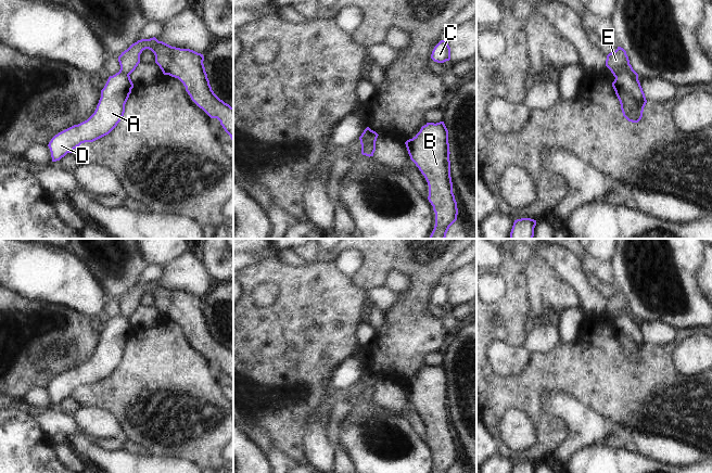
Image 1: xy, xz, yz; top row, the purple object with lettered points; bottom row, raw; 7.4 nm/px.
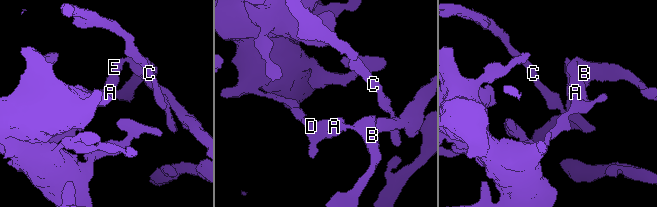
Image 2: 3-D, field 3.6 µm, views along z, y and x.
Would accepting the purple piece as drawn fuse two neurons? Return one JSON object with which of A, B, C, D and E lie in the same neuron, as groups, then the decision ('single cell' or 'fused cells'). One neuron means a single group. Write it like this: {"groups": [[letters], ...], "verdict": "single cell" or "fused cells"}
{"groups": [["A", "C", "D"], ["B", "E"]], "verdict": "fused cells"}

